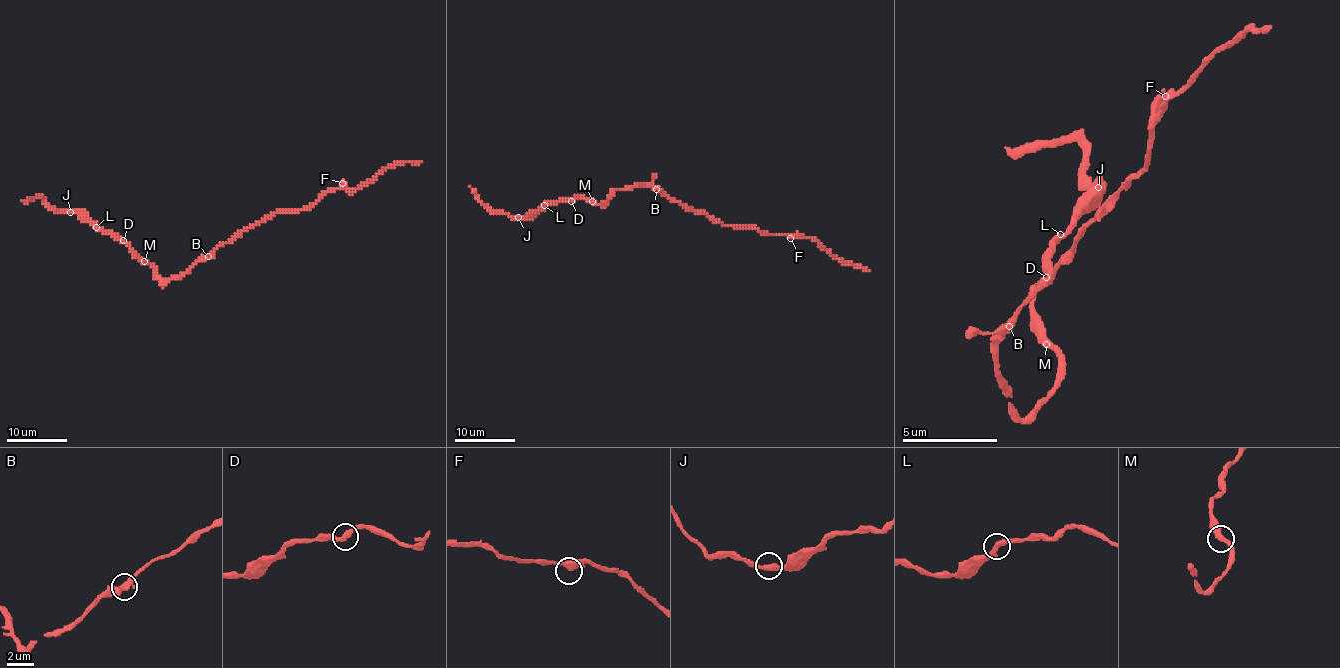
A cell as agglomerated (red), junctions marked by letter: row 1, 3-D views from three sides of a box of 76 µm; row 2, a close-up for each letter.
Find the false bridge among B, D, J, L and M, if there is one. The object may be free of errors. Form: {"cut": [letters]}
{"cut": []}

